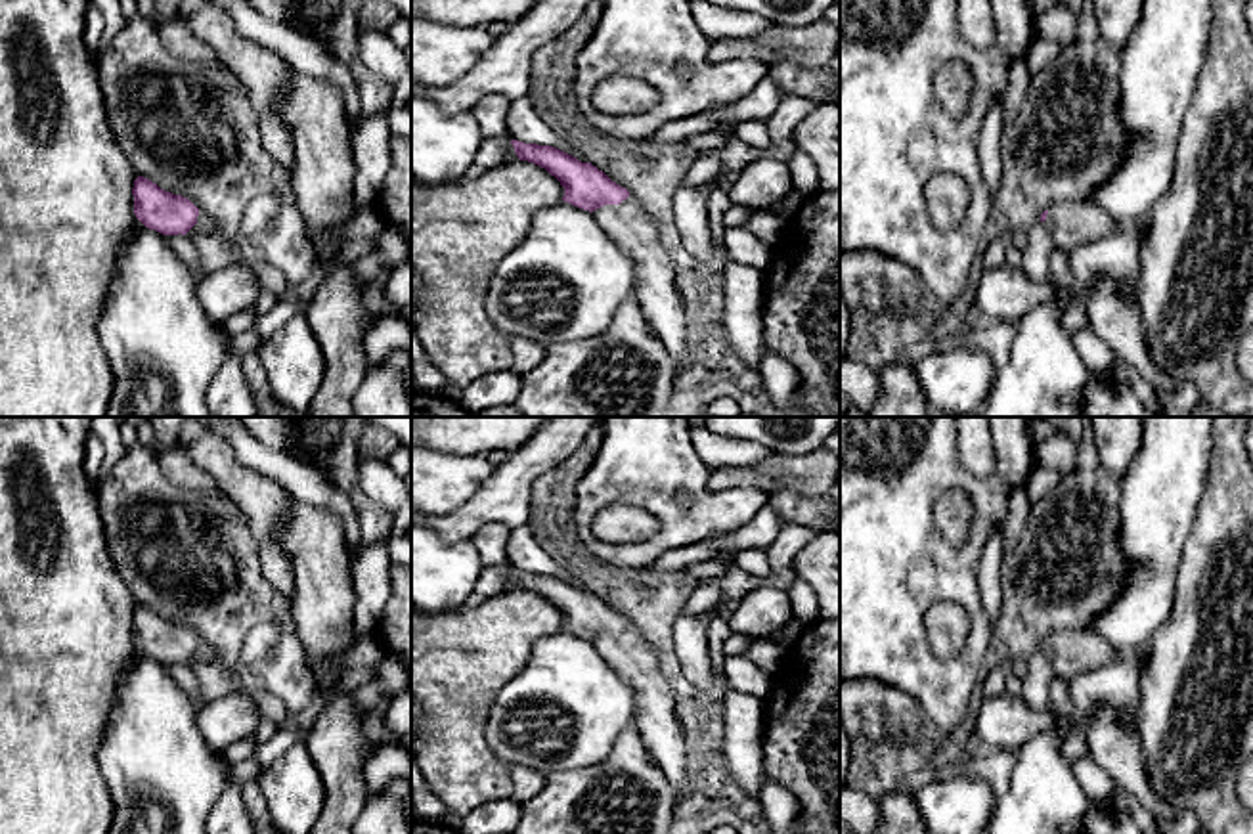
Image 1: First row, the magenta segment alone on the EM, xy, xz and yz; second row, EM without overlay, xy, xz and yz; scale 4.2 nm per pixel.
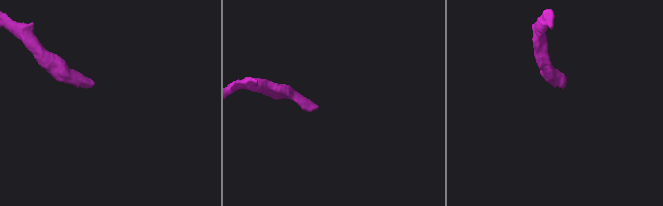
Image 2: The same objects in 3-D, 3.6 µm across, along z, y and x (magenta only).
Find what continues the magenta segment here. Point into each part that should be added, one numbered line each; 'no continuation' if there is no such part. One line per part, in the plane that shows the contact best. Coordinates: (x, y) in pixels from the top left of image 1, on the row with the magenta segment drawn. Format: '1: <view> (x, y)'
1: xz (657, 291)

